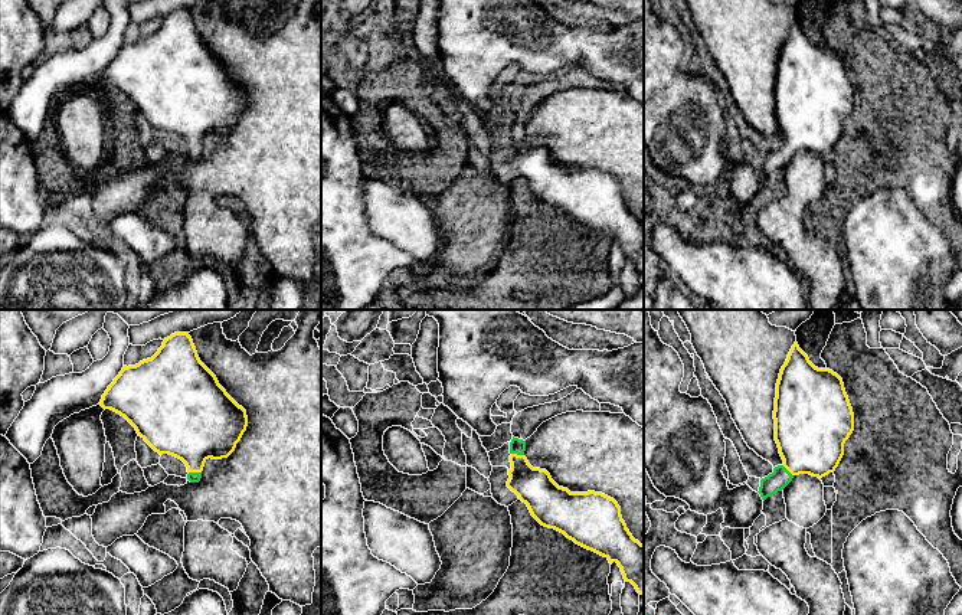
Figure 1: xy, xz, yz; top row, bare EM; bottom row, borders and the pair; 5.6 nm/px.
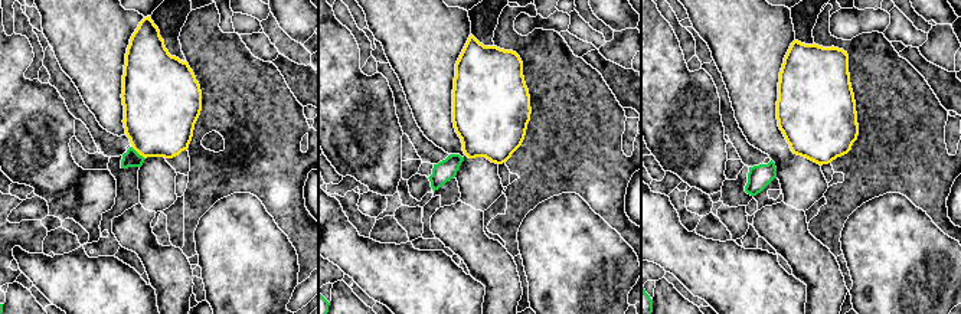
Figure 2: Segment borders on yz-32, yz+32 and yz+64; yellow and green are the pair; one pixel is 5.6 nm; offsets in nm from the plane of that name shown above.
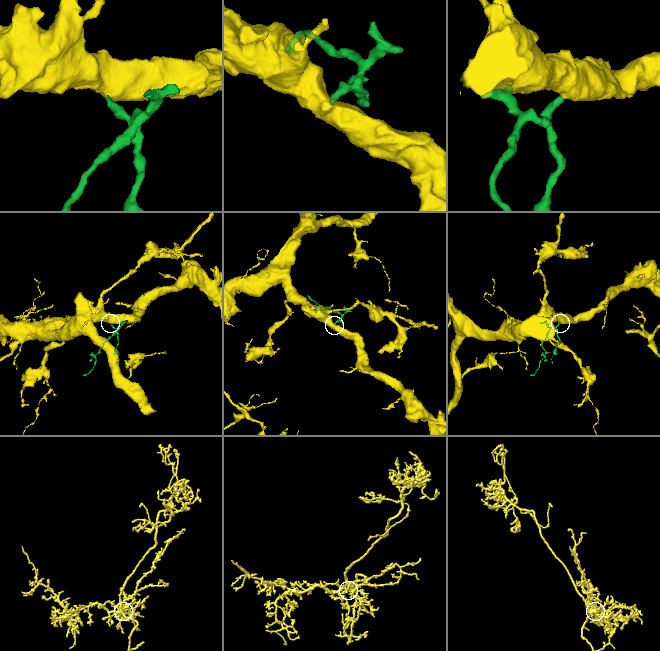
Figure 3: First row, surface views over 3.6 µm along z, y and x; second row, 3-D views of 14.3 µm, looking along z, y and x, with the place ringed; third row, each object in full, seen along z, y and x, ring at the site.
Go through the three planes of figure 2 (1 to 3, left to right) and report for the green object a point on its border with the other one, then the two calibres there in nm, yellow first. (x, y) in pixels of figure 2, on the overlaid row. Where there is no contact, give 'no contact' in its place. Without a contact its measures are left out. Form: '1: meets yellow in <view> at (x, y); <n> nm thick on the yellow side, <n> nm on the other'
1: meets yellow in yz-32 at (139, 153); 400 nm thick on the yellow side, 100 nm on the other
2: no contact
3: no contact

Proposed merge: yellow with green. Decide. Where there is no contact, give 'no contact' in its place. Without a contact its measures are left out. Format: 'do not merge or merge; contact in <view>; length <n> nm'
merge; contact in xy; length 70 nm

